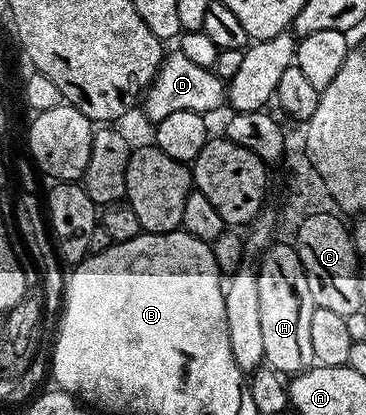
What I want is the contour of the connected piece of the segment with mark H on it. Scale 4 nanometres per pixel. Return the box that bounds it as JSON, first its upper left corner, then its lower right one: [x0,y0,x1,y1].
[257,242,316,377]

